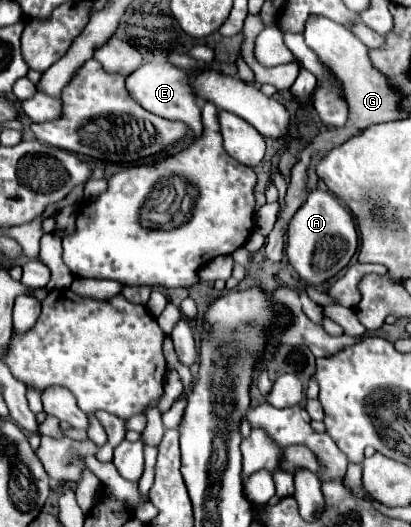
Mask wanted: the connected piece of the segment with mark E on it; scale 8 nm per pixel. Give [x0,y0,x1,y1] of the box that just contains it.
[126,62,204,136]

